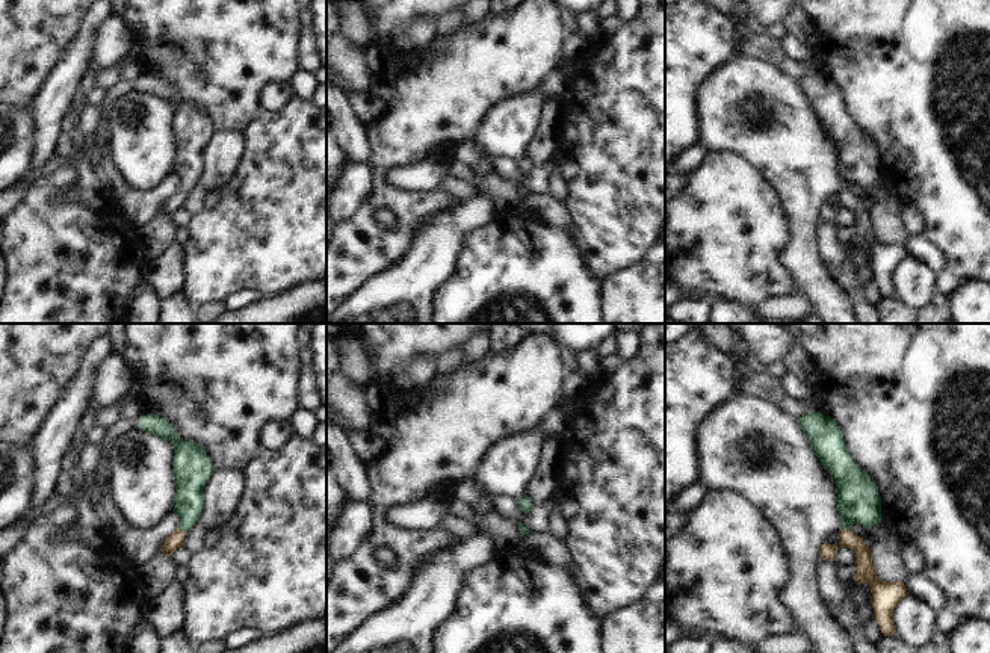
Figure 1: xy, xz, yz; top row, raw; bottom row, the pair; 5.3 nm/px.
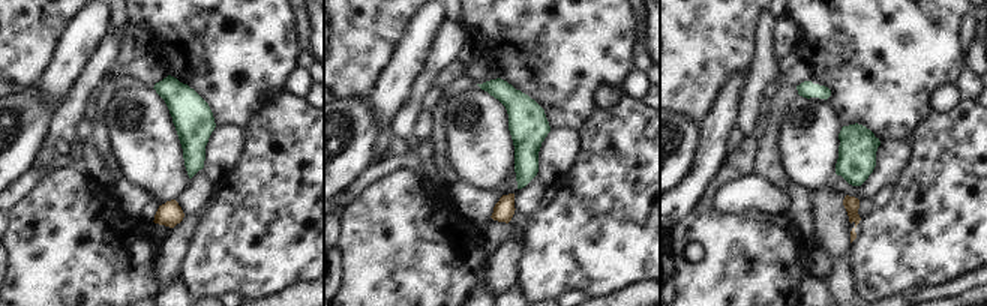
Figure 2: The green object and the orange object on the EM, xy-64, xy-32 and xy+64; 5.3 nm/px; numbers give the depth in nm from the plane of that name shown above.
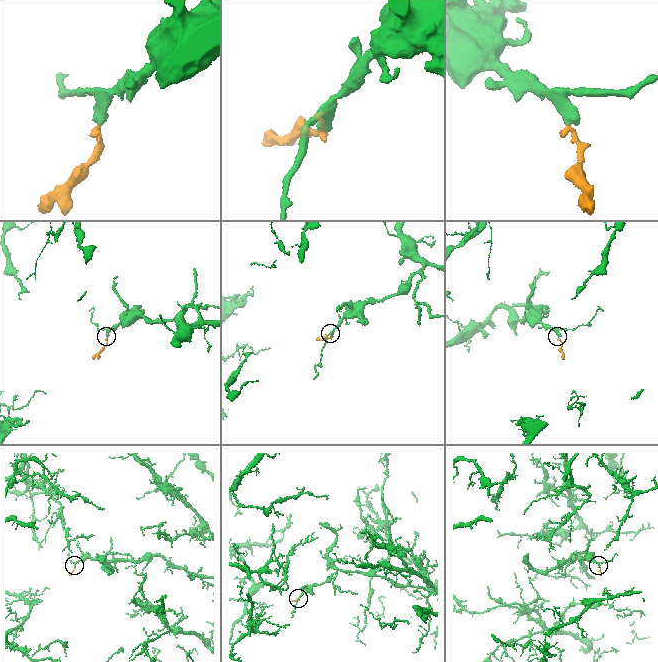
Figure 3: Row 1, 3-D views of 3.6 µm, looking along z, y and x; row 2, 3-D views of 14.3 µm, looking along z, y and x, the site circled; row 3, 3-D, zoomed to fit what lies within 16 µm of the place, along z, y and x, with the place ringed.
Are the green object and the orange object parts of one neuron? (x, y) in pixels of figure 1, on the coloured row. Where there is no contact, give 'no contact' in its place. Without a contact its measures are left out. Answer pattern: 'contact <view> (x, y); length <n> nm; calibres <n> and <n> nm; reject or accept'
contact yz (845, 528); length 50 nm; calibres 220 and 100 nm; accept

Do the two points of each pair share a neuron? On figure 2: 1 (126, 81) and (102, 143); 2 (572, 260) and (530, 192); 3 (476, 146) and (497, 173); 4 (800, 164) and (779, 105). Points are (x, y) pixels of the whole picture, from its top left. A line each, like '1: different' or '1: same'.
1: different
2: different
3: same
4: different

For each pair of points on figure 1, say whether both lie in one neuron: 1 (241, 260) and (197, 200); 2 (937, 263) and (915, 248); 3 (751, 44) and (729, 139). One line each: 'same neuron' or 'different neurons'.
1: different neurons
2: same neuron
3: different neurons

